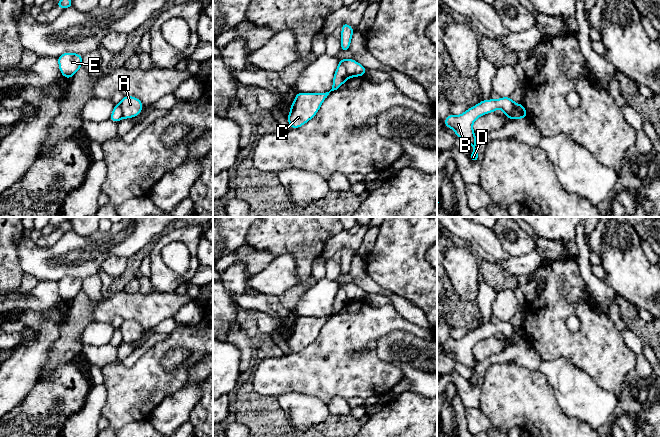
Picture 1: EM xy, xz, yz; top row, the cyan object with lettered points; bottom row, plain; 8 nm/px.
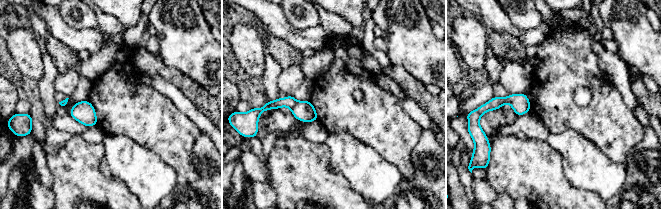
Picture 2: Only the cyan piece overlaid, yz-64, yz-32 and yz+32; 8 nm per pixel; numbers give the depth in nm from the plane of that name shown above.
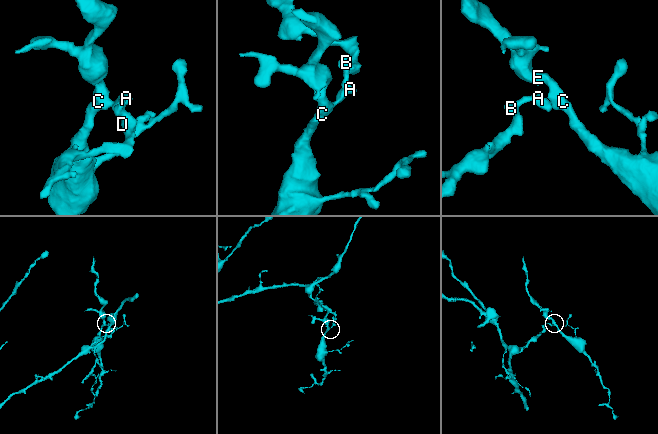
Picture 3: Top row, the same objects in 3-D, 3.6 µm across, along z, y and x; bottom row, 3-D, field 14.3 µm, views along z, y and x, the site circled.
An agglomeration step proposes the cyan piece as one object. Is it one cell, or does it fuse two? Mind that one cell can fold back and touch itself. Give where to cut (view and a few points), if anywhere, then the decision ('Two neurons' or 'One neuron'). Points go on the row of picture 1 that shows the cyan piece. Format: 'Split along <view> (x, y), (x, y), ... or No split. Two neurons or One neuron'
Split along xz (339, 63), (344, 67), (345, 72), (349, 76). Two neurons

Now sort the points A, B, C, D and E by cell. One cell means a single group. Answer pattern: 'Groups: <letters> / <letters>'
Groups: A B D / C E

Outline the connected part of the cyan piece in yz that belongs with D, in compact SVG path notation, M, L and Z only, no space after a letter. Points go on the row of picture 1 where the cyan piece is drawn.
M501 97L498 100L482 100L476 106L470 107L459 116L450 114L443 121L443 124L452 128L457 137L473 146L473 153L469 158L473 162L478 162L478 149L476 147L477 138L473 131L473 122L484 114L495 112L498 108L502 109L507 117L517 105L518 104L516 104L510 97Z

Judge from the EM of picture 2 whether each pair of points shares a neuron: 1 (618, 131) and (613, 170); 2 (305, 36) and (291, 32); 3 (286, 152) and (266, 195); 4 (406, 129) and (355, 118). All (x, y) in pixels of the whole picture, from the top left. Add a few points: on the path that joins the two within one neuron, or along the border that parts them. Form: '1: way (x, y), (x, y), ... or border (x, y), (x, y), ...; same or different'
1: border (597, 146), (611, 160), (620, 162), (625, 166); different
2: way (302, 36), (294, 35); same
3: border (267, 181), (278, 198); different
4: way (393, 129), (385, 126), (378, 120), (368, 120); same

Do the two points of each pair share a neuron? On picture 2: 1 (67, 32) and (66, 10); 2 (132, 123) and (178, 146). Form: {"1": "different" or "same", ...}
{"1": "different", "2": "same"}

